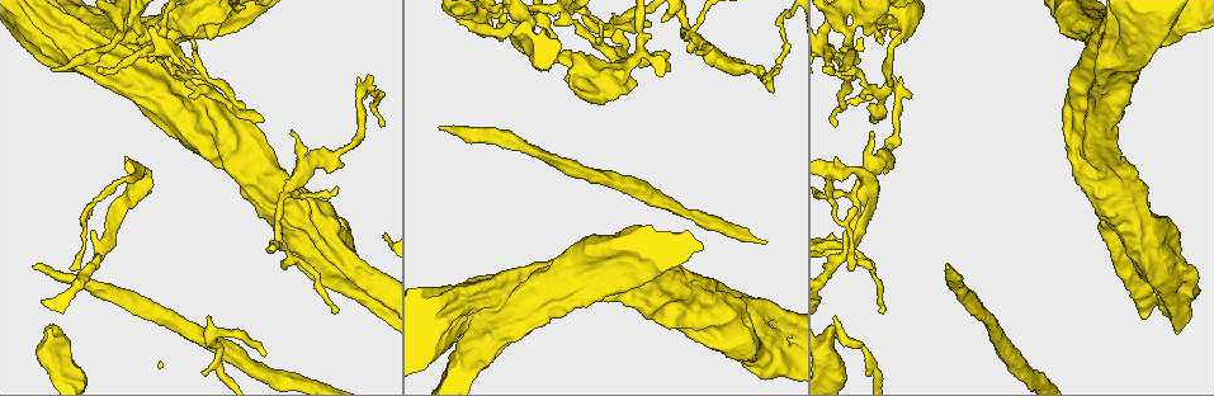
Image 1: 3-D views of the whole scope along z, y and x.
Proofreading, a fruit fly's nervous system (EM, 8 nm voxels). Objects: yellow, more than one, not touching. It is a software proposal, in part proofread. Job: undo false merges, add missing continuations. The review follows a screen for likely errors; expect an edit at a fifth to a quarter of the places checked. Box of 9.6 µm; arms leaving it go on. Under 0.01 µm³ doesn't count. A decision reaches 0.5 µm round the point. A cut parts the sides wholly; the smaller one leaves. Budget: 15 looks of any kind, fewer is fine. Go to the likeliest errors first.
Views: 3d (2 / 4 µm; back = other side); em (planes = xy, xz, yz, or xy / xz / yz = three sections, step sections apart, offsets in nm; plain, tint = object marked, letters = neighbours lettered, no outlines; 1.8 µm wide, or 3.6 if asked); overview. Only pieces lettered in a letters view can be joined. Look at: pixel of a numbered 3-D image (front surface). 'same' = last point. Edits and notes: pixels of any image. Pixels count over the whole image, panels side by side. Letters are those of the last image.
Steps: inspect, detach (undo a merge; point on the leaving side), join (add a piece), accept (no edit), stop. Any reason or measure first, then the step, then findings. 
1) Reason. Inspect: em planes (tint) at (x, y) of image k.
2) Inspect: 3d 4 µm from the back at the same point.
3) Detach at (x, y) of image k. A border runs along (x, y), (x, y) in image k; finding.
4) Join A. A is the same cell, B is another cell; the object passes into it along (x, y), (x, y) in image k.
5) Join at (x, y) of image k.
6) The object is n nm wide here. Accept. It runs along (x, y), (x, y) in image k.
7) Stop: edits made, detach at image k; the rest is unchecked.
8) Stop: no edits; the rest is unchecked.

Sudden change in width. Inspect: em planes (tint) at (593, 78) of image 1.

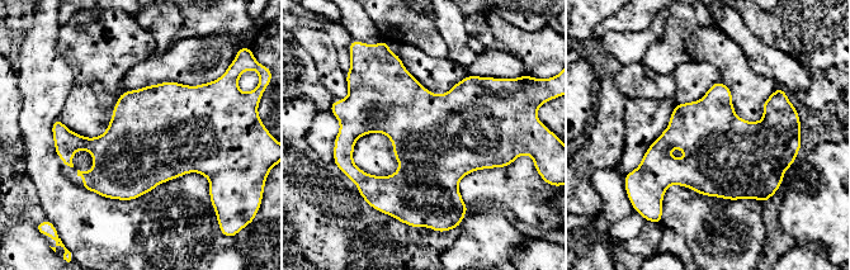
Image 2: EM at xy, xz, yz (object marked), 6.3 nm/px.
What lies round it. Inspect: em planes (letters) at the same point.

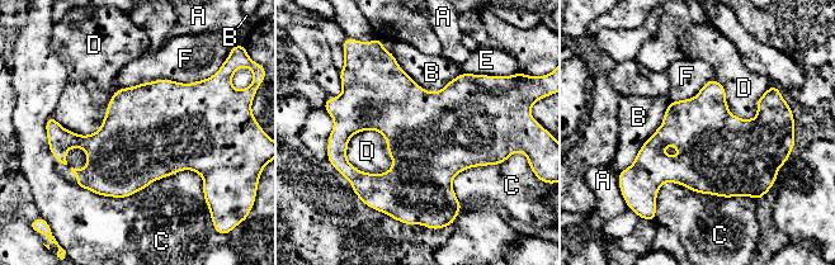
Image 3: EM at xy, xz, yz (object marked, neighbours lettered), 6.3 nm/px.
Accept. A, B, C, D, E and F are other cells; a border runs along (348, 140), (354, 166), (392, 166) in image 3; all the same neuron.

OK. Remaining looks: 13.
Free end. Inspect: em planes (tint) at (441, 129) of image 1.

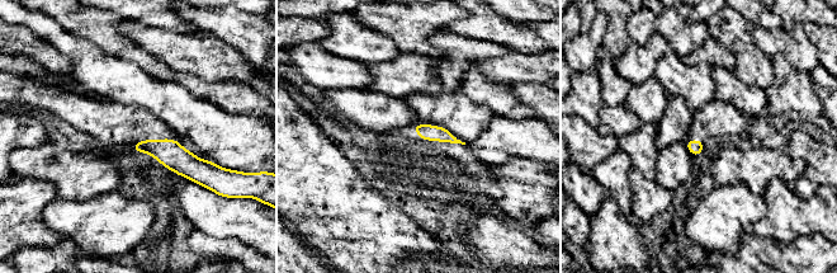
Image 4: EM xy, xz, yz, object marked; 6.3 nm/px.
Inspect: em planes (letters) at the same point.

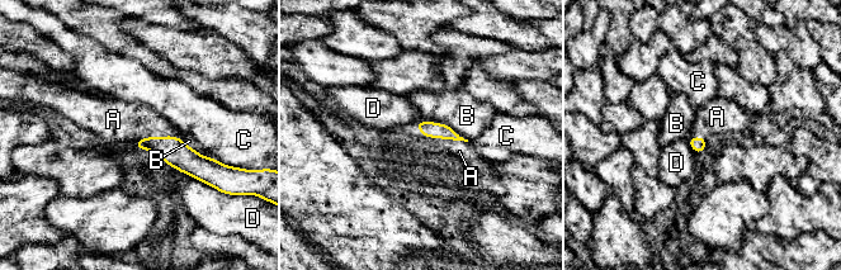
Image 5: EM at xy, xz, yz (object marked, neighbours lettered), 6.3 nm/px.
Join A. A is the same cell, B, C and D are other cells; the object passes into it along (433, 129), (449, 138), (459, 151) in image 5; the neuron continues.

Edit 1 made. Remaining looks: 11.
An open end. Inspect: em planes (tint) at (150, 59) of image 1.

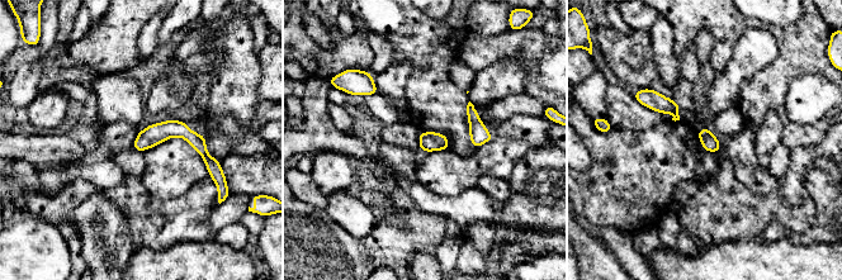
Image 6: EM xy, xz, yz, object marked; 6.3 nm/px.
Inspect: em planes (letters) at the same point.

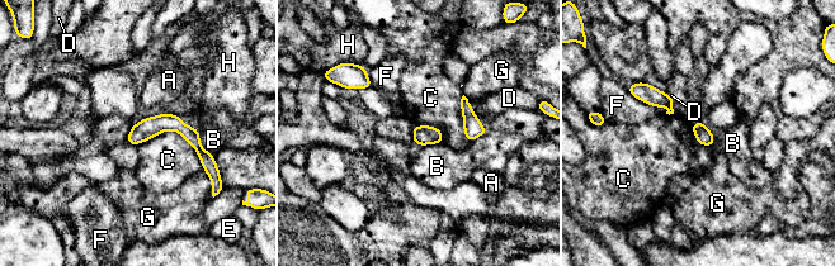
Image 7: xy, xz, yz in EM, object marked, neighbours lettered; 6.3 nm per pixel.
Accept. A, B, C, D, E, F, G and H are other cells; it runs along (130, 138), (177, 124), (206, 161) in image 7; no lettered piece goes on from it.

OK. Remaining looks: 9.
Inspect: 3d 2 µm at (337, 312) of image 1.

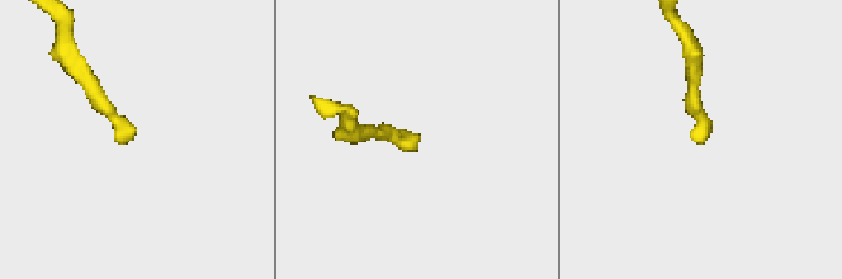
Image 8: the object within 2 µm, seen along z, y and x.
Shape alone is not enough. Inspect: em planes (letters) at (118, 142) of image 8.

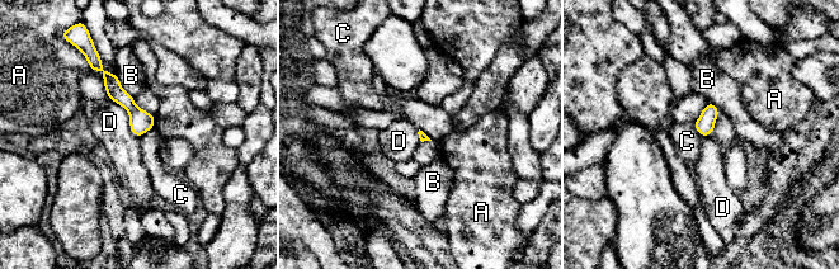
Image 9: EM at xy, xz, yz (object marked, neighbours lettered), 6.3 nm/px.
Accept. A, B, C and D are other cells; it runs along (107, 75), (113, 89), (149, 126) in image 9; no lettered piece goes on from it.

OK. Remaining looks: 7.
Inspect: 3d 2 µm at (49, 326) of image 1.

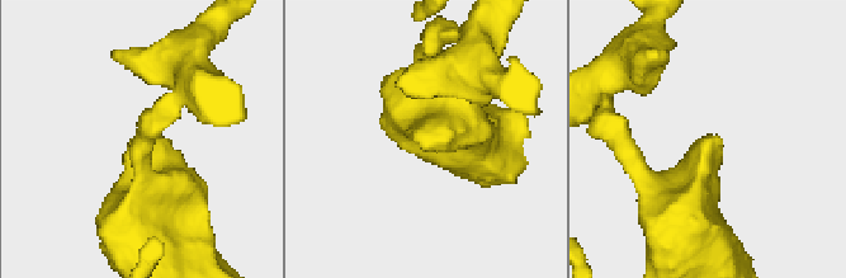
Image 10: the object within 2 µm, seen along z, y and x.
Shape alone is not enough. Inspect: em xz step 4 (letters) at (708, 137) of image 10.

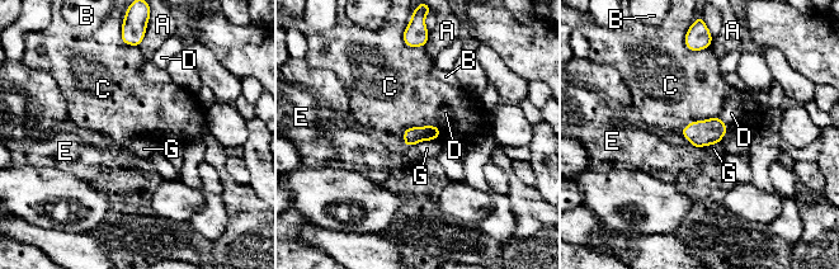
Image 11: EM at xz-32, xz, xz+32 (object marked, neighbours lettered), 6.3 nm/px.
The longest contact is with C, 260 nm. Accept. A, B, C, D, E and G are other cells; no lettered piece goes on from it.

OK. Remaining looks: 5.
Inspect: 3d 4 µm at (525, 294) of image 1.

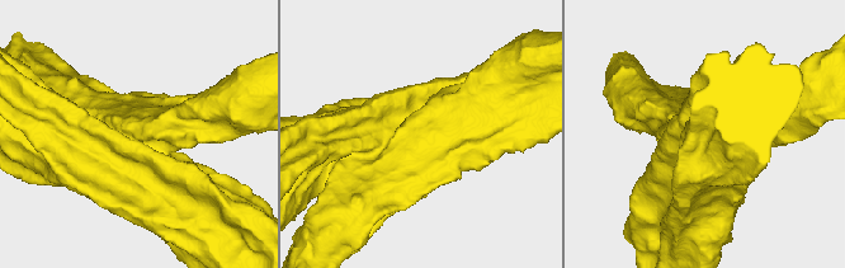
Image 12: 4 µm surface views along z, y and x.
Need the tissue. Inspect: em planes (plain) at (419, 129) of image 12.

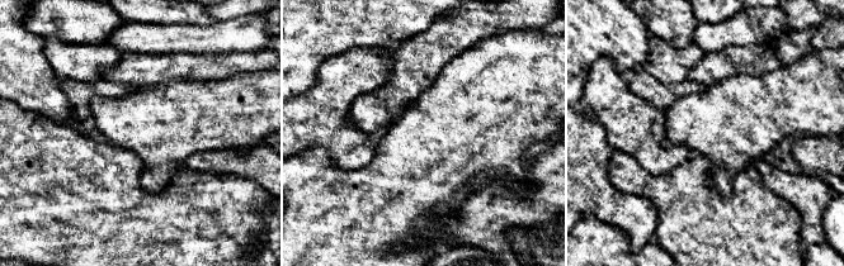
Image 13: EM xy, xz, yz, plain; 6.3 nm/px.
What lies round it. Inspect: em planes (letters) at the same point.

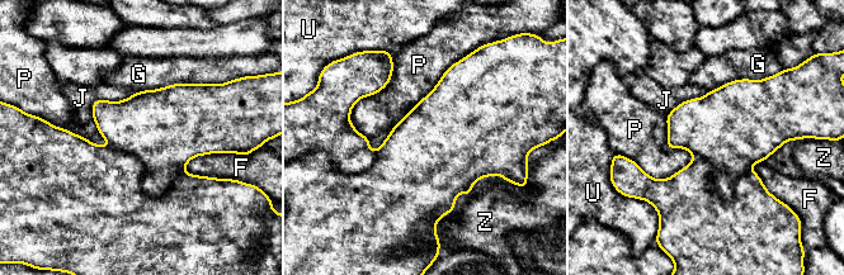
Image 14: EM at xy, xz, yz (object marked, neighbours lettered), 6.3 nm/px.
Detach at (164, 151) of image 14. F, G, J, P, U and Z are other cells; a border runs along (112, 146), (149, 194), (185, 174) in image 14; a second neuron is stuck on.

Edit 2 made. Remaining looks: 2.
Stop: edits made, join at image 5, detach at image 14; the rest is unchecked.

